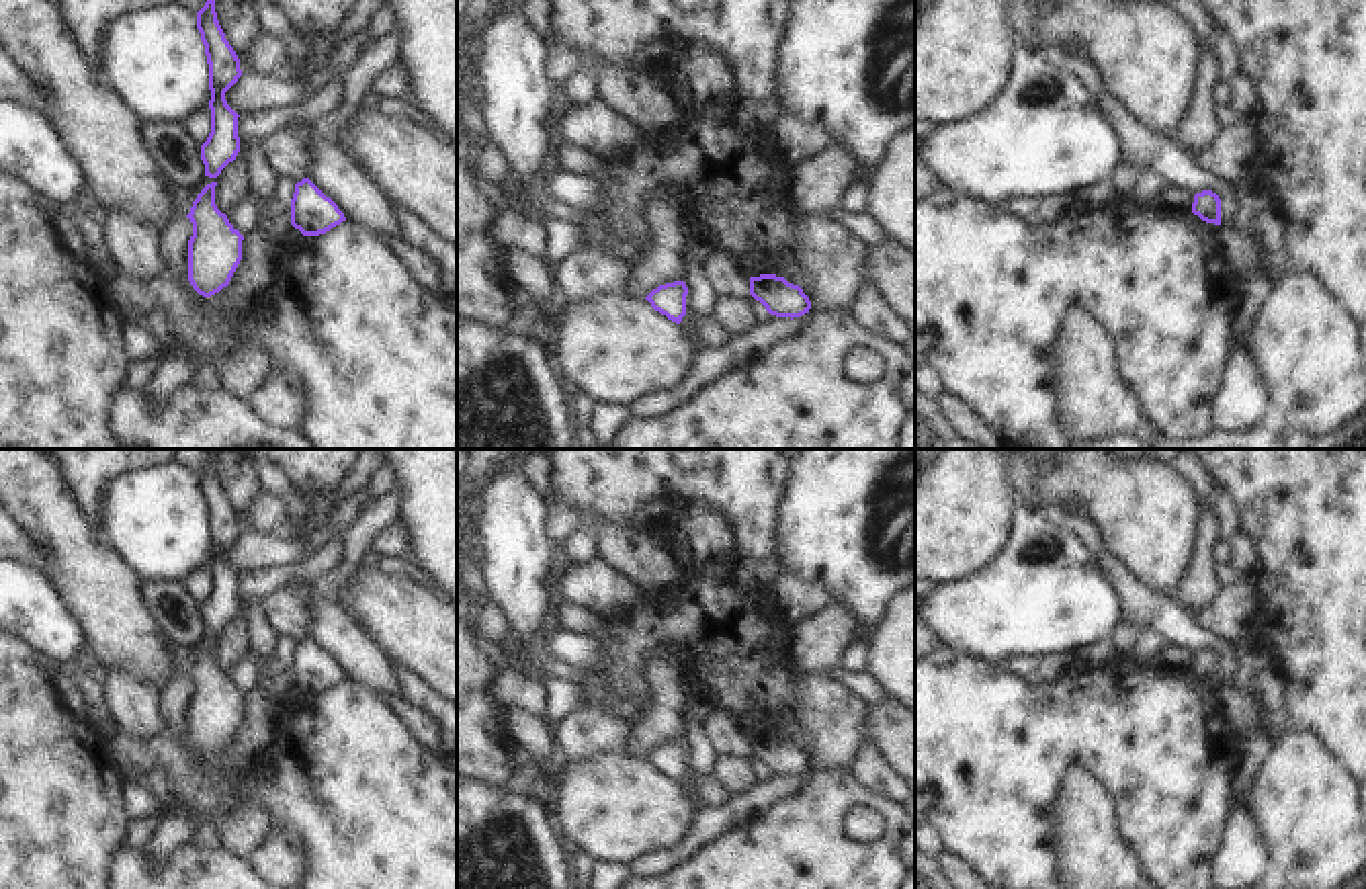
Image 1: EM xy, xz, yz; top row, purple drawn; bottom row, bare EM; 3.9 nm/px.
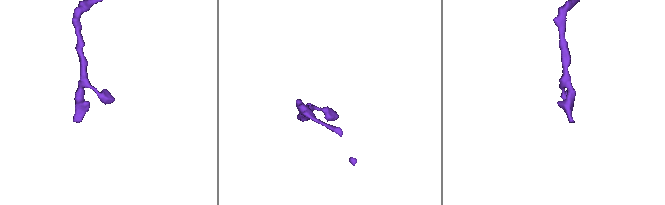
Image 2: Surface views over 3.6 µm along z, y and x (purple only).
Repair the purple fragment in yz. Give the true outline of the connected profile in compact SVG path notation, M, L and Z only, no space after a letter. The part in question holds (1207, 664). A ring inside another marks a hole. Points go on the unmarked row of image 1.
M1202 649L1194 653L1192 672L1206 682L1221 684L1221 658L1212 649Z

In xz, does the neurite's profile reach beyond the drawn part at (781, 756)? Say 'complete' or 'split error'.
complete

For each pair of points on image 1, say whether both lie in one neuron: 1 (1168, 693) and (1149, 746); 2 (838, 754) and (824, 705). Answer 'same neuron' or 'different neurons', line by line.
1: same neuron
2: same neuron

